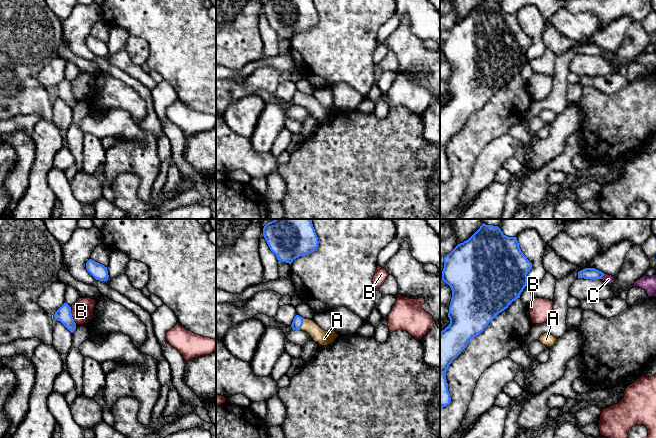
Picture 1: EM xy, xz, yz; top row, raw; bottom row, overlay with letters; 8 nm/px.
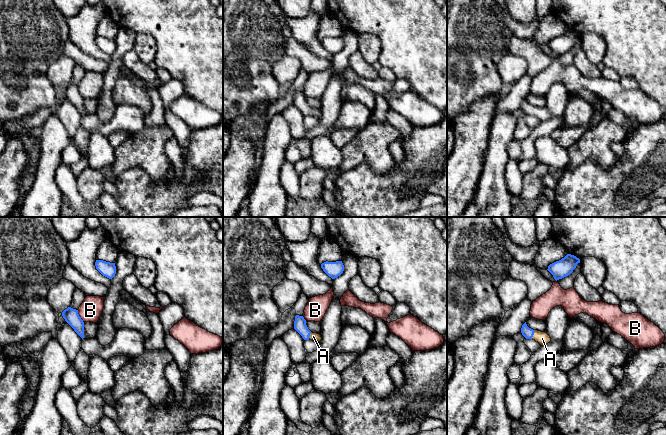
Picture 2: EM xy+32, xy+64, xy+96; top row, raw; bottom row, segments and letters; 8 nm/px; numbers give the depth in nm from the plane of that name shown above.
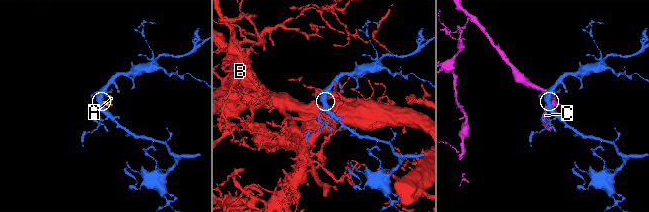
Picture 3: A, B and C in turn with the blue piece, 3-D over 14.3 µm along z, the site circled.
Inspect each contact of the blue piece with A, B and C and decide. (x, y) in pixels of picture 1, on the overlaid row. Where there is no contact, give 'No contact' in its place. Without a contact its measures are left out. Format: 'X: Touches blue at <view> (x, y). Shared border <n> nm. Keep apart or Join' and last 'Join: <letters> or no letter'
A: Touches blue at xz (302, 324). Shared border 100 nm. Join
B: Touches blue at xy (71, 316). Shared border 130 nm. Keep apart
C: Touches blue at yz (603, 275). Shared border 50 nm. Keep apart
Join: A

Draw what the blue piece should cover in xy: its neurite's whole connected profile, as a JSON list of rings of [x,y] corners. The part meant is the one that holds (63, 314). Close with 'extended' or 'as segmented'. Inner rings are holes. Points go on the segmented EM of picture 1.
[[[65,302],[54,314],[54,319],[60,321],[71,333],[76,329],[76,323],[72,317],[71,307]]]; as segmented

